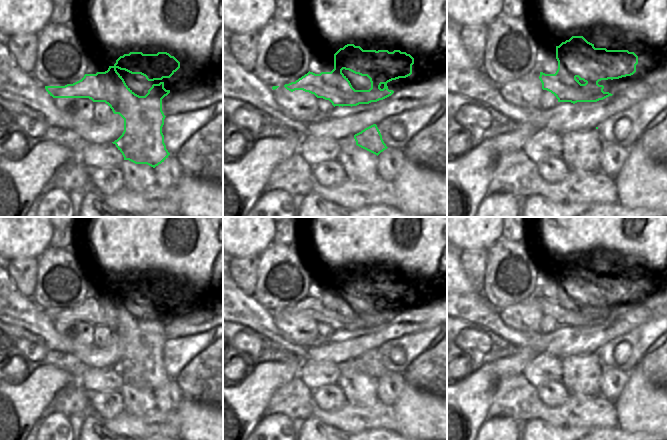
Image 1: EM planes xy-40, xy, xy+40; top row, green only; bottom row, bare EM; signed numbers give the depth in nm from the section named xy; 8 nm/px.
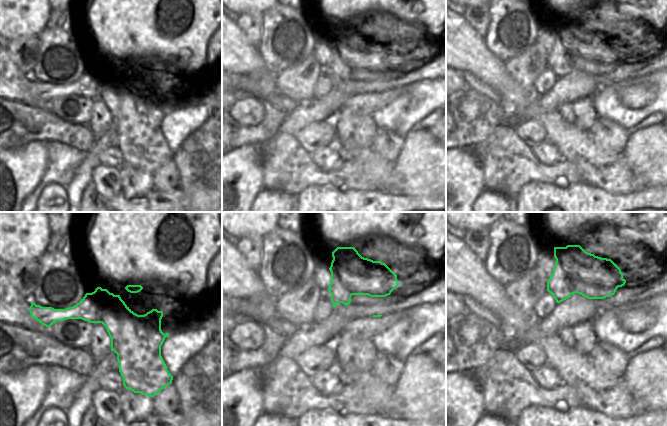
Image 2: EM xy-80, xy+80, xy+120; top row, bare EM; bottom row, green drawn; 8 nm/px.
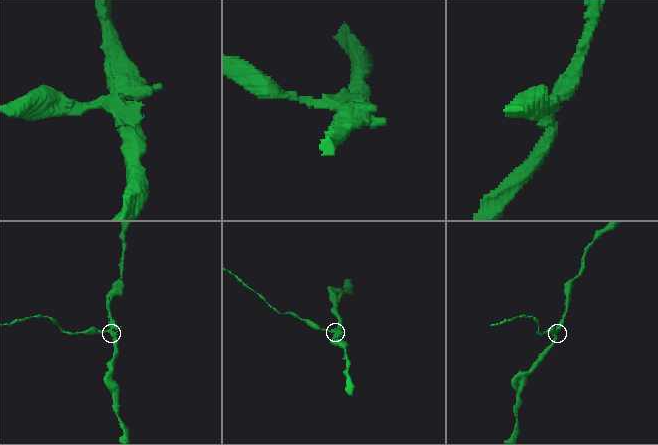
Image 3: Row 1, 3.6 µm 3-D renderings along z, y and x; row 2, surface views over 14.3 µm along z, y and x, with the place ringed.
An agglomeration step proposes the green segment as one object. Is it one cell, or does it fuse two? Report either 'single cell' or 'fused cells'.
fused cells

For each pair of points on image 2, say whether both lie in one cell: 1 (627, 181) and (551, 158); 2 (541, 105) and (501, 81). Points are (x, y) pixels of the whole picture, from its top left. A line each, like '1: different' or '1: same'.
1: different
2: different

